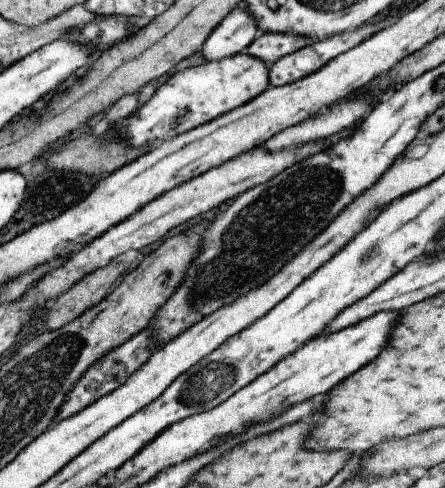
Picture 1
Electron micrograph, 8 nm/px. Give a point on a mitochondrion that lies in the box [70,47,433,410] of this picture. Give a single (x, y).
(264, 232)

